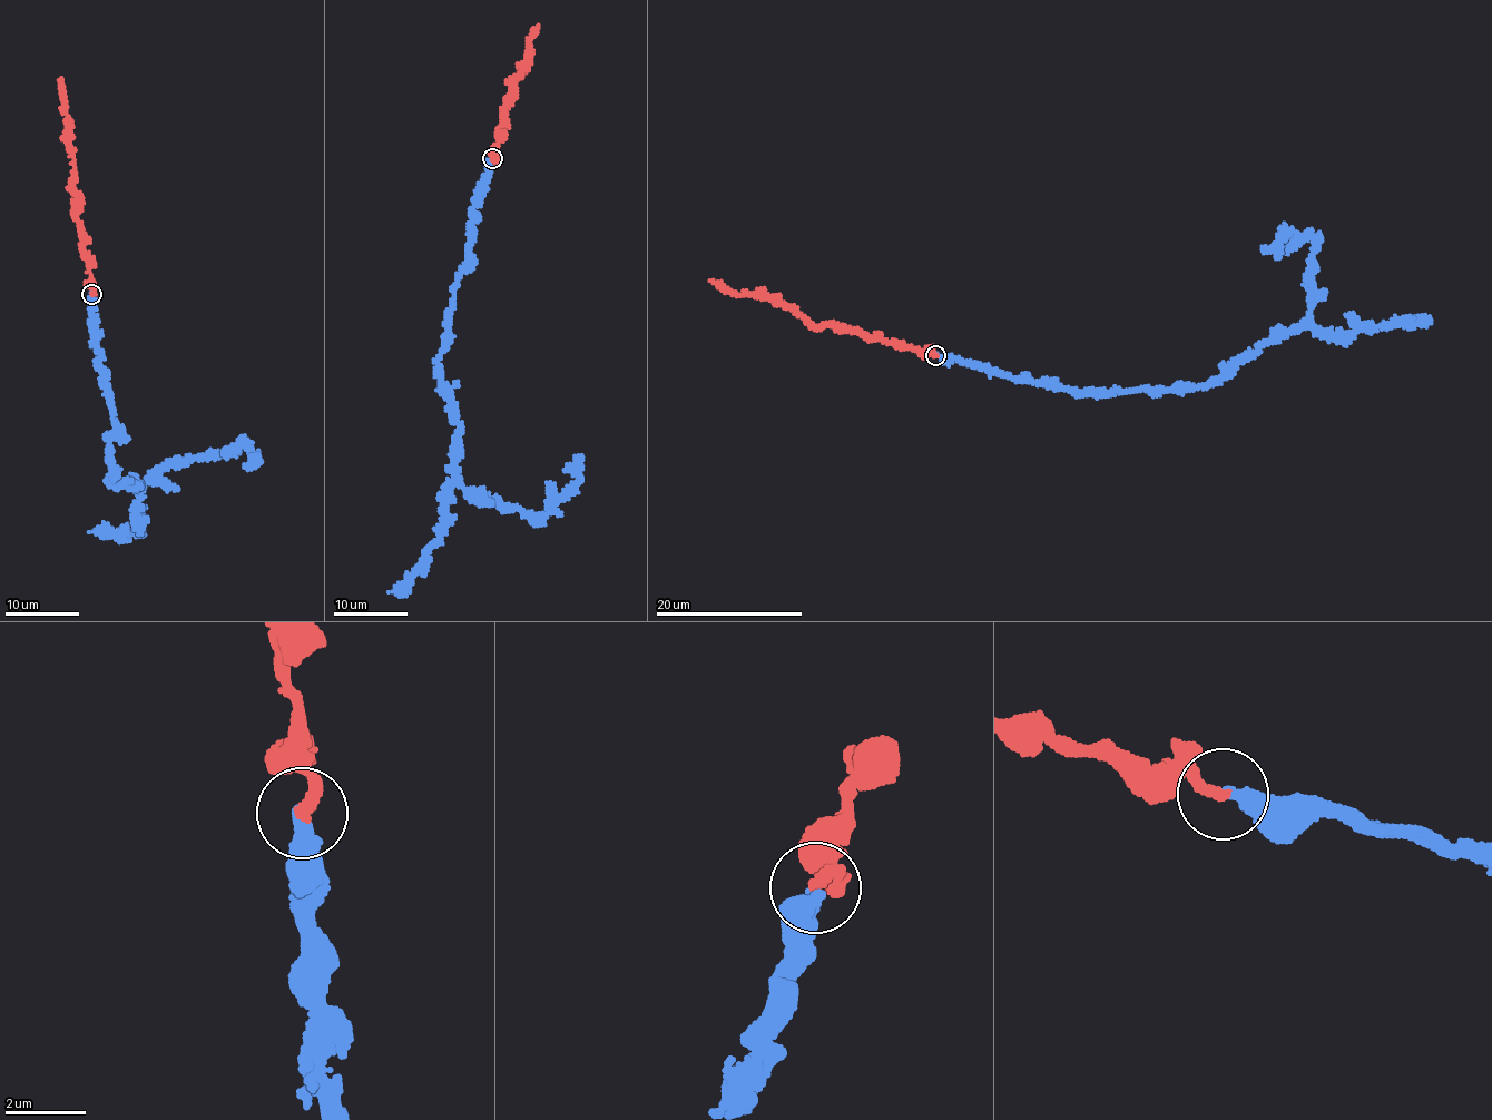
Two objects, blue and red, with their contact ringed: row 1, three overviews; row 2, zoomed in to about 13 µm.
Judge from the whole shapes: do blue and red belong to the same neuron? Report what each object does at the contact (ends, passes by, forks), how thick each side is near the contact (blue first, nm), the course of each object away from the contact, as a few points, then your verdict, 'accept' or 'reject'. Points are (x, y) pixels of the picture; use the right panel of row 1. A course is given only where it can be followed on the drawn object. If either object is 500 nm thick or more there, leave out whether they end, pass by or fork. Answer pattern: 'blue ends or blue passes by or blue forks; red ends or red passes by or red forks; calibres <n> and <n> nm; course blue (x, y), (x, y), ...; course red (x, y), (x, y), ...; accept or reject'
blue ends; red ends; calibres 380 and 280 nm; course blue (935, 355), (1082, 394), (1228, 377), (1307, 318), (1312, 237), (1294, 231), (1263, 246); course red (935, 355), (886, 341), (872, 341), (853, 331), (815, 326), (791, 307), (769, 297), (728, 293), (710, 282); accept

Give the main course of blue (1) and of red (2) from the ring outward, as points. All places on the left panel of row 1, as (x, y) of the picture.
1: (92, 293), (118, 435), (109, 441), (115, 489), (139, 491), (182, 462), (241, 446), (258, 454)
2: (92, 293), (72, 209), (77, 199), (60, 79)

